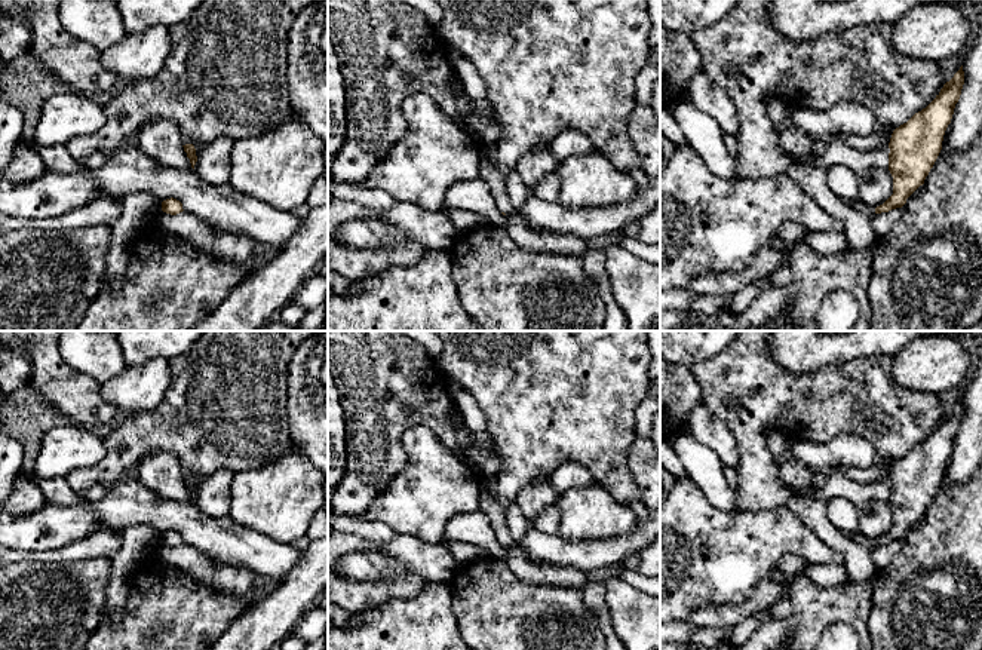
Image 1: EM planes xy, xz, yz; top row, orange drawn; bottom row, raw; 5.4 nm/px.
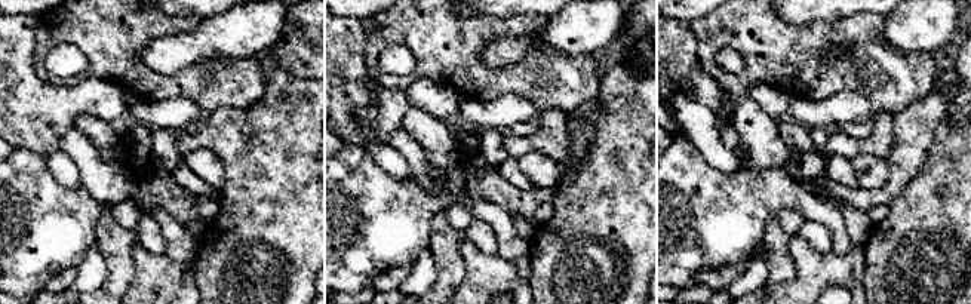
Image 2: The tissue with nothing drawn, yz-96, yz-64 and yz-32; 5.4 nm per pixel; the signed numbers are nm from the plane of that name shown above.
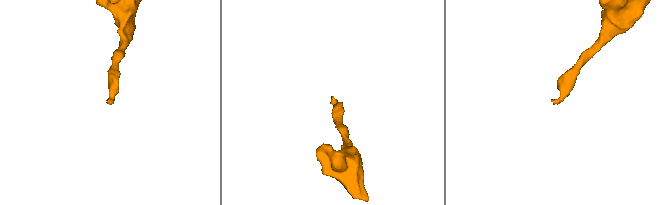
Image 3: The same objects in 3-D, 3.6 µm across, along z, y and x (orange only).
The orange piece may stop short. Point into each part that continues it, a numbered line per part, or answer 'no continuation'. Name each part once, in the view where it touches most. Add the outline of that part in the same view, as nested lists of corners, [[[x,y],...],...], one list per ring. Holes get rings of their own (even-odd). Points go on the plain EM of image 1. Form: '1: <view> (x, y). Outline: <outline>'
1: yz (868, 543). Outline: [[[844,531],[848,537],[865,546],[869,552],[875,548],[875,540],[871,540],[859,531]]]

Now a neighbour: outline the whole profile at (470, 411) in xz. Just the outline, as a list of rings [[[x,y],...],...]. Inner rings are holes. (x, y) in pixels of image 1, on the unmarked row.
[[[463,389],[454,402],[469,432],[487,430],[487,416],[472,393]]]

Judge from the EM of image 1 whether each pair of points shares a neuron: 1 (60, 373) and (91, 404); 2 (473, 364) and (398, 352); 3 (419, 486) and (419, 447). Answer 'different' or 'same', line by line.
1: same
2: different
3: same

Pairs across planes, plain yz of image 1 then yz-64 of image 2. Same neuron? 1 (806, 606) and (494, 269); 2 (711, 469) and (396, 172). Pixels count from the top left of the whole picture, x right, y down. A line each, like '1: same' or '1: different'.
1: same
2: same

